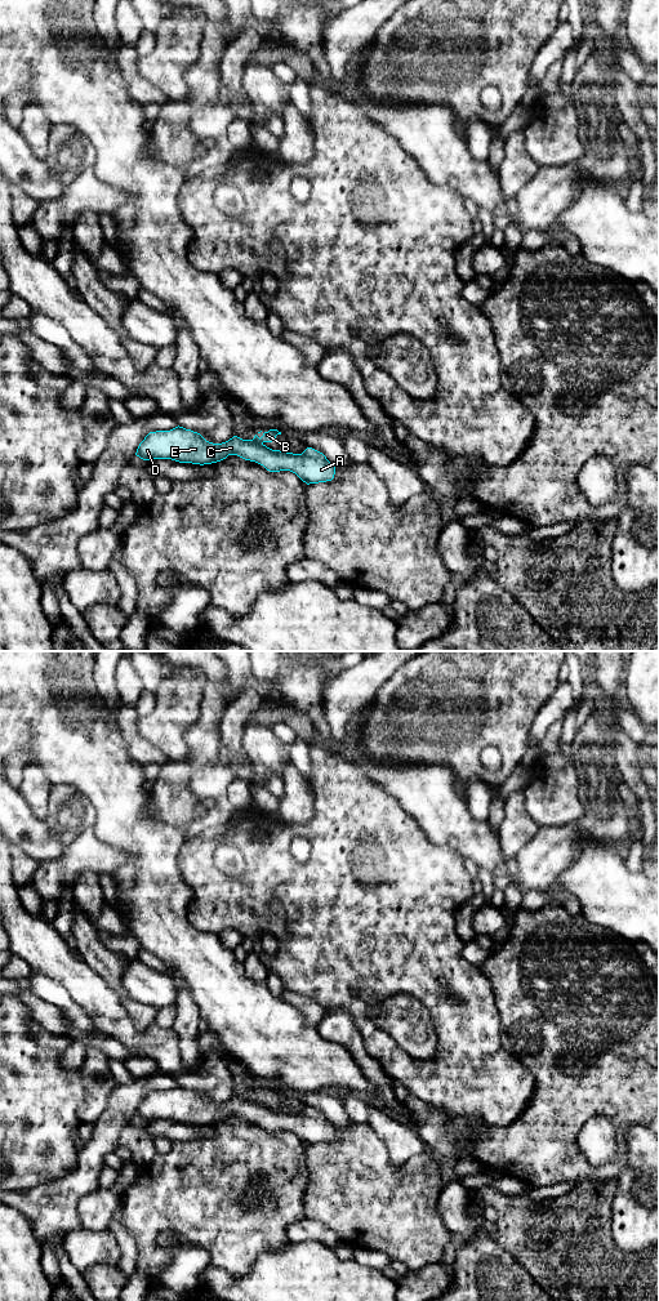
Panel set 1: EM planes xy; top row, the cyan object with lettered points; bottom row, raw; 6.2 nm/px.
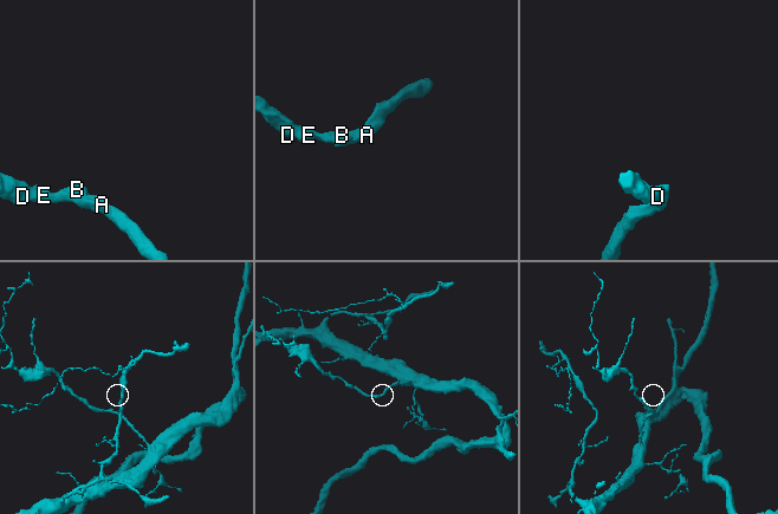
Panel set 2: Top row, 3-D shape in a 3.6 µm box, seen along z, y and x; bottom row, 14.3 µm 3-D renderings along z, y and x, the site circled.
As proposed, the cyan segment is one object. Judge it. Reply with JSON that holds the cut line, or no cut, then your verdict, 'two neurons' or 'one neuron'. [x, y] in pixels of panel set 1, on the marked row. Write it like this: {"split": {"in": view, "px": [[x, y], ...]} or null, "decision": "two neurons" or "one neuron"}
{"split": null, "decision": "one neuron"}

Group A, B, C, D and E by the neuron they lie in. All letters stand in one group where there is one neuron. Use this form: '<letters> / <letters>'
A B C D E

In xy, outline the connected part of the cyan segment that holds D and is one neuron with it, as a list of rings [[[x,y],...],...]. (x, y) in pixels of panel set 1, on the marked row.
[[[178,426],[170,431],[150,432],[139,444],[135,455],[143,460],[172,459],[200,465],[237,455],[263,465],[270,472],[290,471],[307,485],[334,478],[335,467],[322,453],[312,447],[307,447],[302,454],[267,447],[264,444],[272,442],[277,435],[281,432],[270,429],[261,438],[257,435],[253,440],[233,436],[226,442],[213,444],[200,433]]]

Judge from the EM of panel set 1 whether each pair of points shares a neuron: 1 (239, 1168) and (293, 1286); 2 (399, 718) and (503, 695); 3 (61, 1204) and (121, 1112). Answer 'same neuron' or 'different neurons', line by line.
1: different neurons
2: same neuron
3: same neuron

